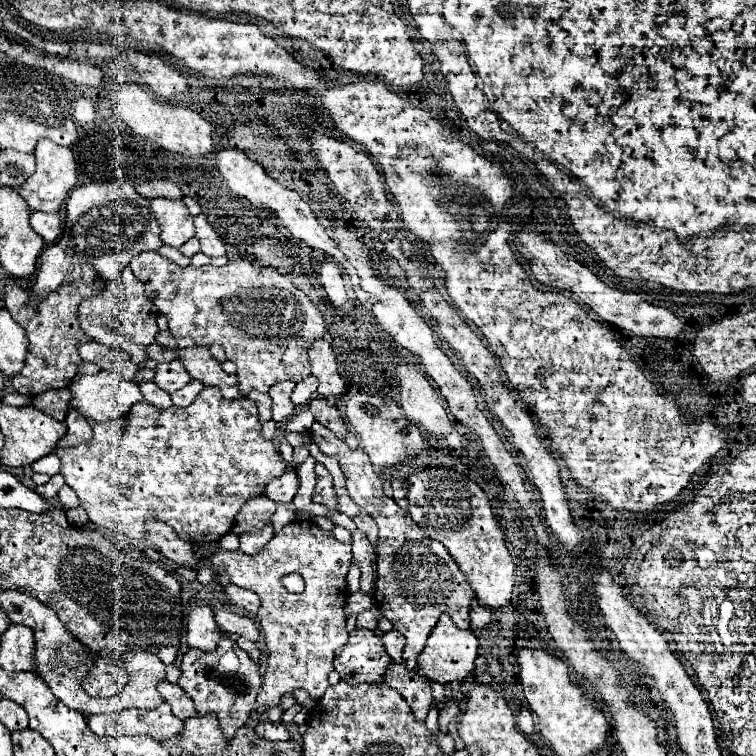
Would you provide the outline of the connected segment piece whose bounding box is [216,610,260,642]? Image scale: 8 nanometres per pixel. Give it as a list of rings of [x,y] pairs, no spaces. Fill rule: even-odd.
[[[216,610],[216,622],[220,626],[220,630],[224,630],[226,634],[238,634],[242,638],[248,638],[252,642],[258,642],[260,640],[260,632],[256,628],[256,624],[246,618],[246,616],[238,616],[238,614],[232,614],[232,612],[226,612],[226,610]]]

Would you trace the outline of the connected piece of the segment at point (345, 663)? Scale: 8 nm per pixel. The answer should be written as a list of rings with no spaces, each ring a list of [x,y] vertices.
[[[356,628],[350,632],[350,642],[334,658],[334,670],[352,686],[380,684],[386,668],[390,666],[382,638],[372,630]]]

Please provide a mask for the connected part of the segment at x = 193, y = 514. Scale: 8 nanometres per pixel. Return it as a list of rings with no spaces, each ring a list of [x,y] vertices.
[[[206,386],[188,408],[170,406],[158,410],[148,402],[138,402],[126,416],[94,424],[90,444],[56,448],[54,454],[62,460],[60,472],[64,482],[78,494],[90,522],[98,528],[142,540],[146,538],[146,520],[156,518],[172,526],[184,542],[204,546],[214,544],[228,534],[244,502],[264,494],[266,484],[272,478],[282,476],[288,468],[276,444],[264,440],[260,430],[262,422],[258,420],[258,410],[252,400],[226,400],[218,388]]]

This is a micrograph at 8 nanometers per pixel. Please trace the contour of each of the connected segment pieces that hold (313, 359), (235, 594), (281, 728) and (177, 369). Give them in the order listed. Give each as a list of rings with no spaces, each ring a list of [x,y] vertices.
[[[316,340],[308,352],[308,358],[312,364],[312,374],[320,380],[318,392],[326,392],[328,378],[342,378],[330,340]]]
[[[228,584],[228,586],[224,588],[224,594],[226,594],[226,598],[228,598],[230,604],[242,606],[242,608],[246,608],[246,610],[252,612],[252,614],[256,614],[258,608],[260,608],[260,598],[258,598],[258,594],[250,592],[250,590],[244,590],[244,588],[240,588],[240,586]]]
[[[262,716],[260,720],[258,720],[258,724],[256,724],[256,732],[258,732],[258,736],[262,736],[262,738],[266,738],[266,740],[286,740],[288,738],[288,730],[286,730],[286,726],[280,722],[280,724],[274,724],[274,722],[270,722],[268,720],[268,716]]]
[[[174,360],[174,362],[168,362],[168,364],[158,364],[156,376],[154,376],[154,382],[162,390],[166,390],[168,394],[174,394],[182,386],[186,386],[190,380],[192,378],[190,378],[188,370],[184,368],[184,364],[180,360]]]

